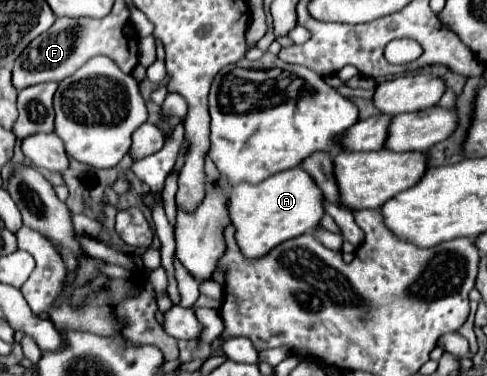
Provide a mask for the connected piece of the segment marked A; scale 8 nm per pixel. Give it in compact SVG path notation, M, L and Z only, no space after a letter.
M293 167L281 171L279 175L271 175L263 183L237 183L229 191L229 213L231 223L237 227L237 243L249 259L259 259L271 251L271 247L313 231L321 217L323 209L323 193L317 183L303 171L301 167Z

